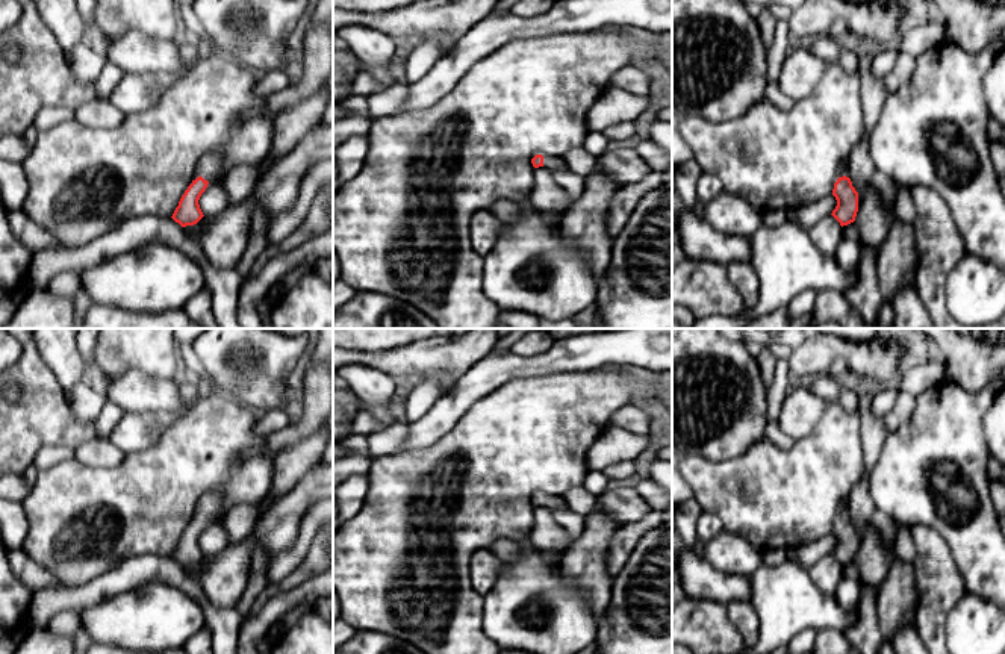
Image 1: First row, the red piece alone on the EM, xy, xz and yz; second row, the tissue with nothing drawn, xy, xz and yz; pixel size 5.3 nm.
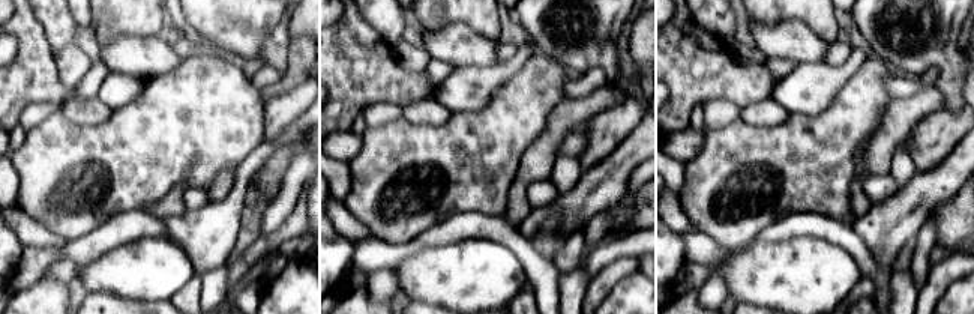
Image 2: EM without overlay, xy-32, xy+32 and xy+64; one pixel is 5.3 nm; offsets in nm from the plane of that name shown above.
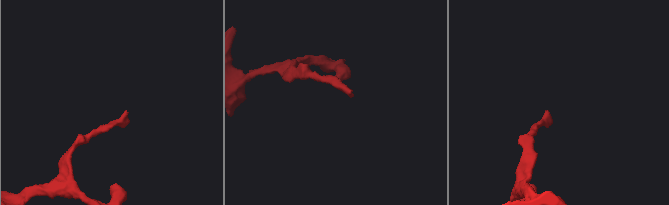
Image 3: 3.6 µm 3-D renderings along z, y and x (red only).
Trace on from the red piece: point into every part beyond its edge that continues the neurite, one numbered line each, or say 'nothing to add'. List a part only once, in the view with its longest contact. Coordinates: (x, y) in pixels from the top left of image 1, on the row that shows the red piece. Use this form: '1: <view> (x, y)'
1: xz (551, 162)

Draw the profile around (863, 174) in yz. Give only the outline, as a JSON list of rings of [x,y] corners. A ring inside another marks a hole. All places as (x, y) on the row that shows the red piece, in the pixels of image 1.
[[[858,48],[857,73],[860,77],[860,95],[864,112],[864,133],[849,157],[849,179],[857,192],[861,189],[876,191],[888,210],[893,212],[896,192],[901,185],[882,176],[875,168],[869,153],[870,133],[888,95],[882,79],[875,77],[872,71],[875,51],[876,50],[872,48]]]

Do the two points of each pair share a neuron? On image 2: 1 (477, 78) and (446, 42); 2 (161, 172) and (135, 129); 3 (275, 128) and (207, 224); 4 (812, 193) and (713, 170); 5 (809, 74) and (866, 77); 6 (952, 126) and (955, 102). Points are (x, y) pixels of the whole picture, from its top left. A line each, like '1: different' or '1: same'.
1: different
2: same
3: different
4: same
5: different
6: different

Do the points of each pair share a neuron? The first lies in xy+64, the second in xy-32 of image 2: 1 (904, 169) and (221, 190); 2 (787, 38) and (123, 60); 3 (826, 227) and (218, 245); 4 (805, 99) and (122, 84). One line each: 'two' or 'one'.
1: one
2: one
3: two
4: one

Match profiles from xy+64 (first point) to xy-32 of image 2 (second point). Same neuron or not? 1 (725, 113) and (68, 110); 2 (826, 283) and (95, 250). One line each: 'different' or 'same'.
1: different
2: different

